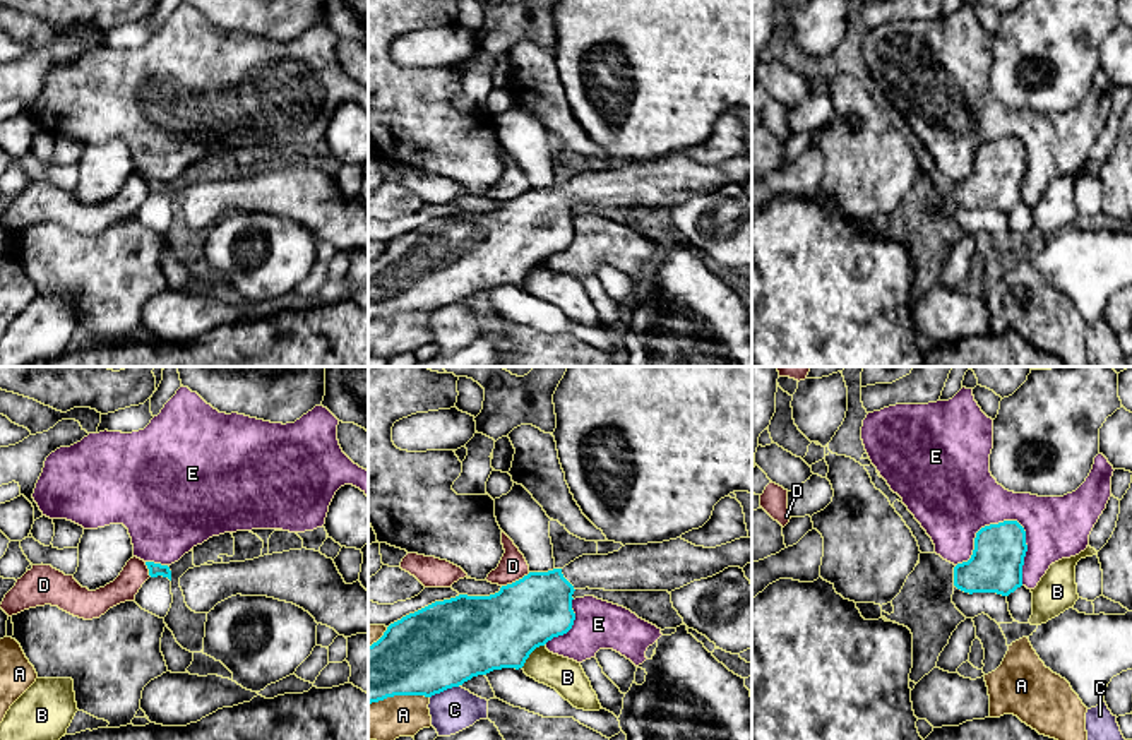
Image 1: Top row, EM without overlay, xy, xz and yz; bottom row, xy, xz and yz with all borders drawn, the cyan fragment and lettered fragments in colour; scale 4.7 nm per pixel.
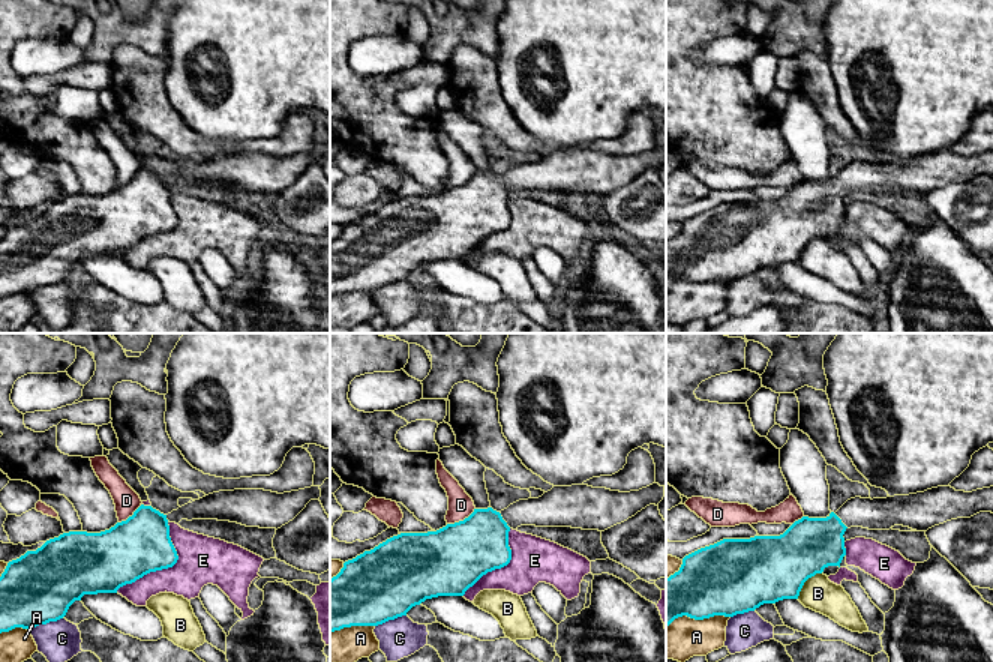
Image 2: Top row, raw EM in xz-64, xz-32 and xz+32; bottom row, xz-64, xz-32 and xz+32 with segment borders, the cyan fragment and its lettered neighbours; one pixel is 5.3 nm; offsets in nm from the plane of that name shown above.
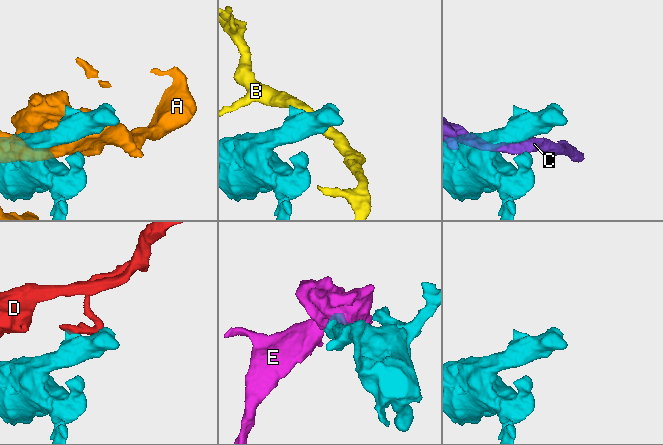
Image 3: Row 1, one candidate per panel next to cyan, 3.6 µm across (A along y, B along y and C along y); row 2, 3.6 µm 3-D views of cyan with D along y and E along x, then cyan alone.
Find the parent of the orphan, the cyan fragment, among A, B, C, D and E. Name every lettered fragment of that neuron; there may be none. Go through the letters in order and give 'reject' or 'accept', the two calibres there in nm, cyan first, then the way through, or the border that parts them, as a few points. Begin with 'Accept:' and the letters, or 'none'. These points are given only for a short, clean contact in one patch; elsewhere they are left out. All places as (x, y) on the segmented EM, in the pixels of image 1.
Accept: none
A: reject | 400/190 nm
B: reject | 360/160 nm
C: reject | 400/200 nm
D: reject | 360/130 nm
E: reject | 260/420 nm

